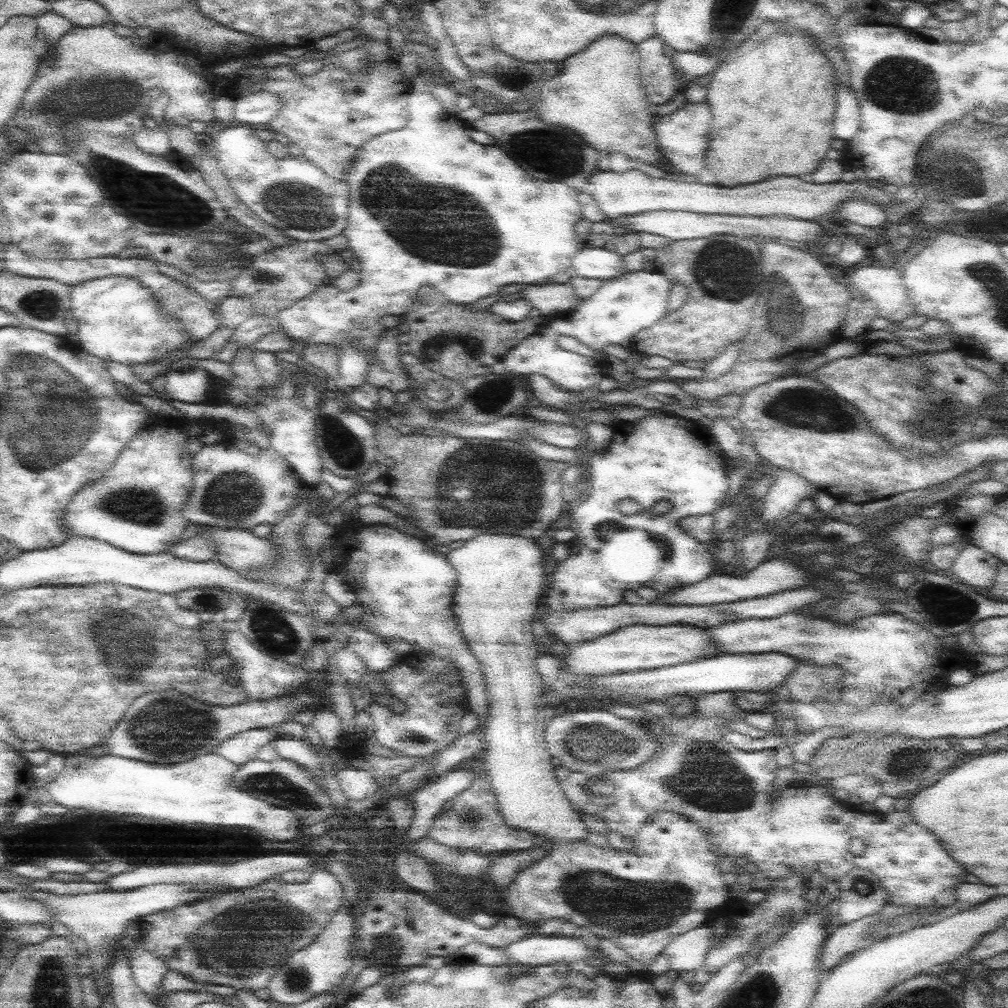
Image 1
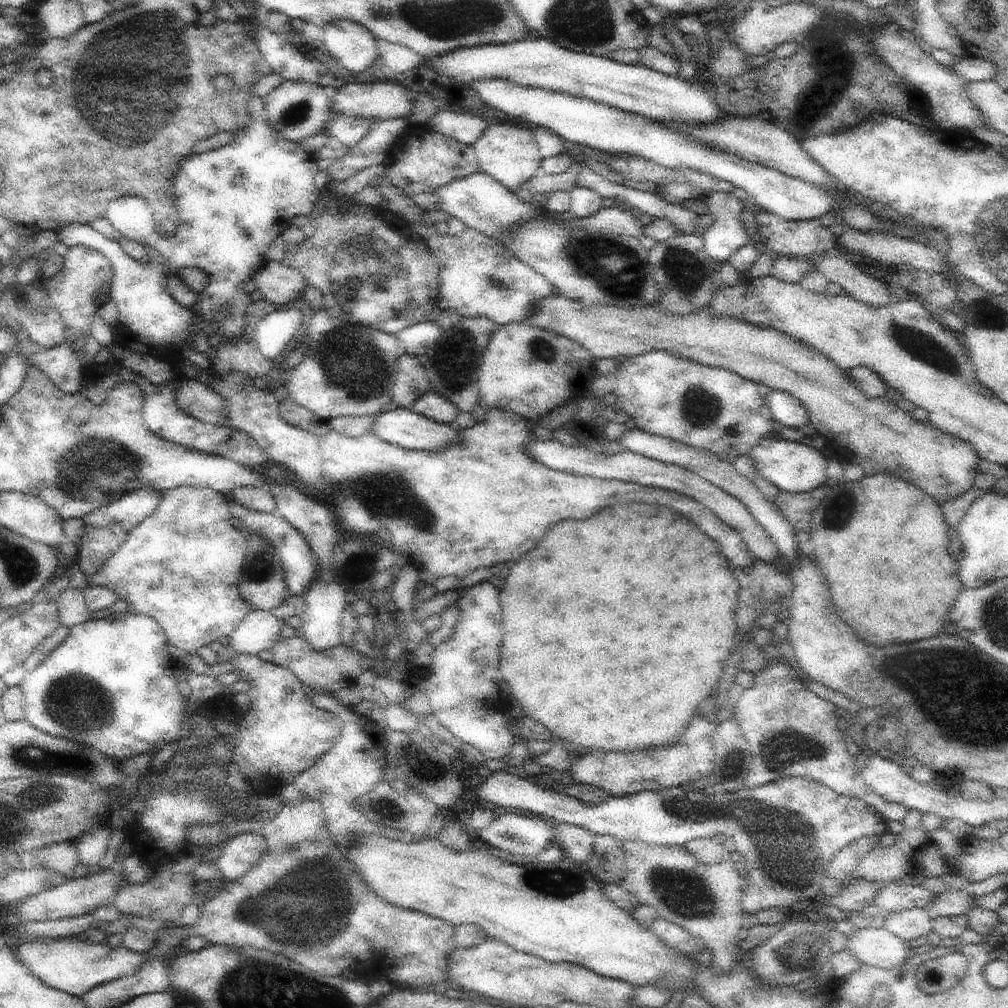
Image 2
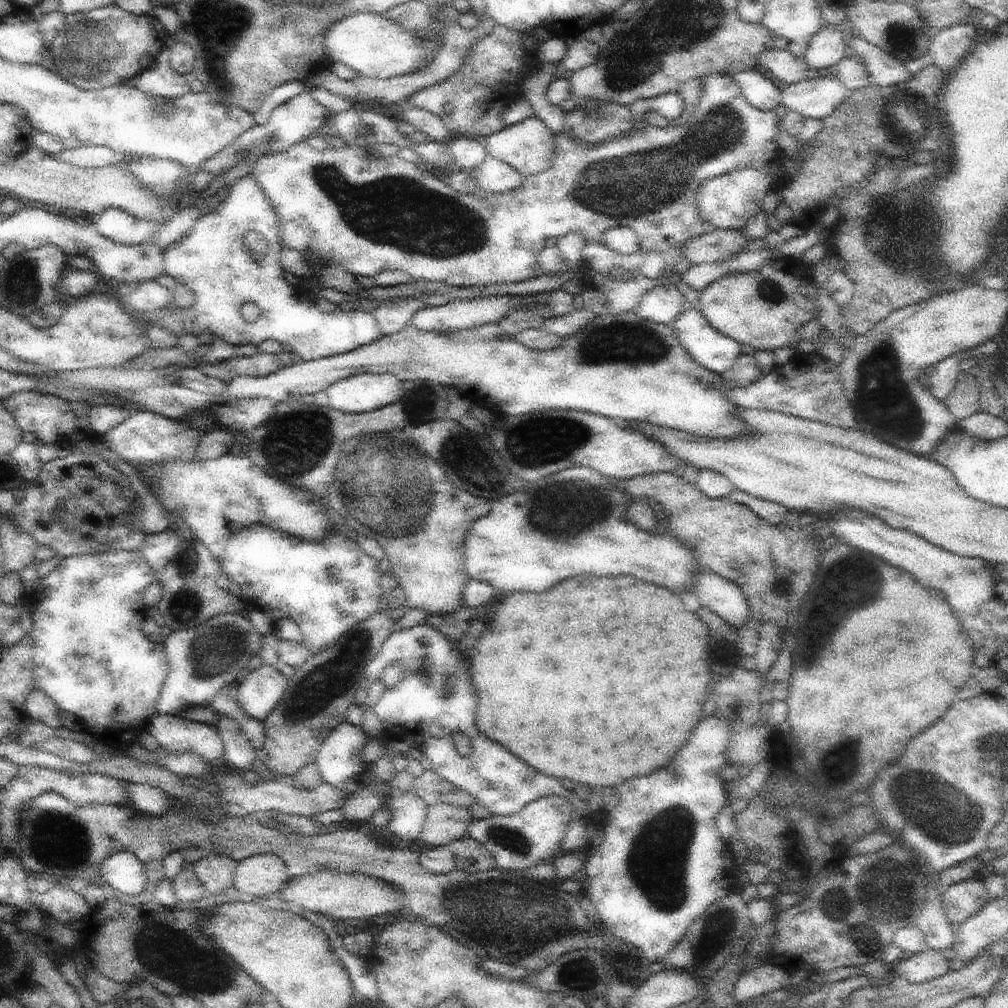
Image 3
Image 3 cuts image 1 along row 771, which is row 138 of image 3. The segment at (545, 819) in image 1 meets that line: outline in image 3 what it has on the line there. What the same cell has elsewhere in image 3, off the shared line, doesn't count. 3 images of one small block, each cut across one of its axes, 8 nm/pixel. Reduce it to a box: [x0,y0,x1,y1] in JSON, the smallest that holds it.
[485,115,557,179]

